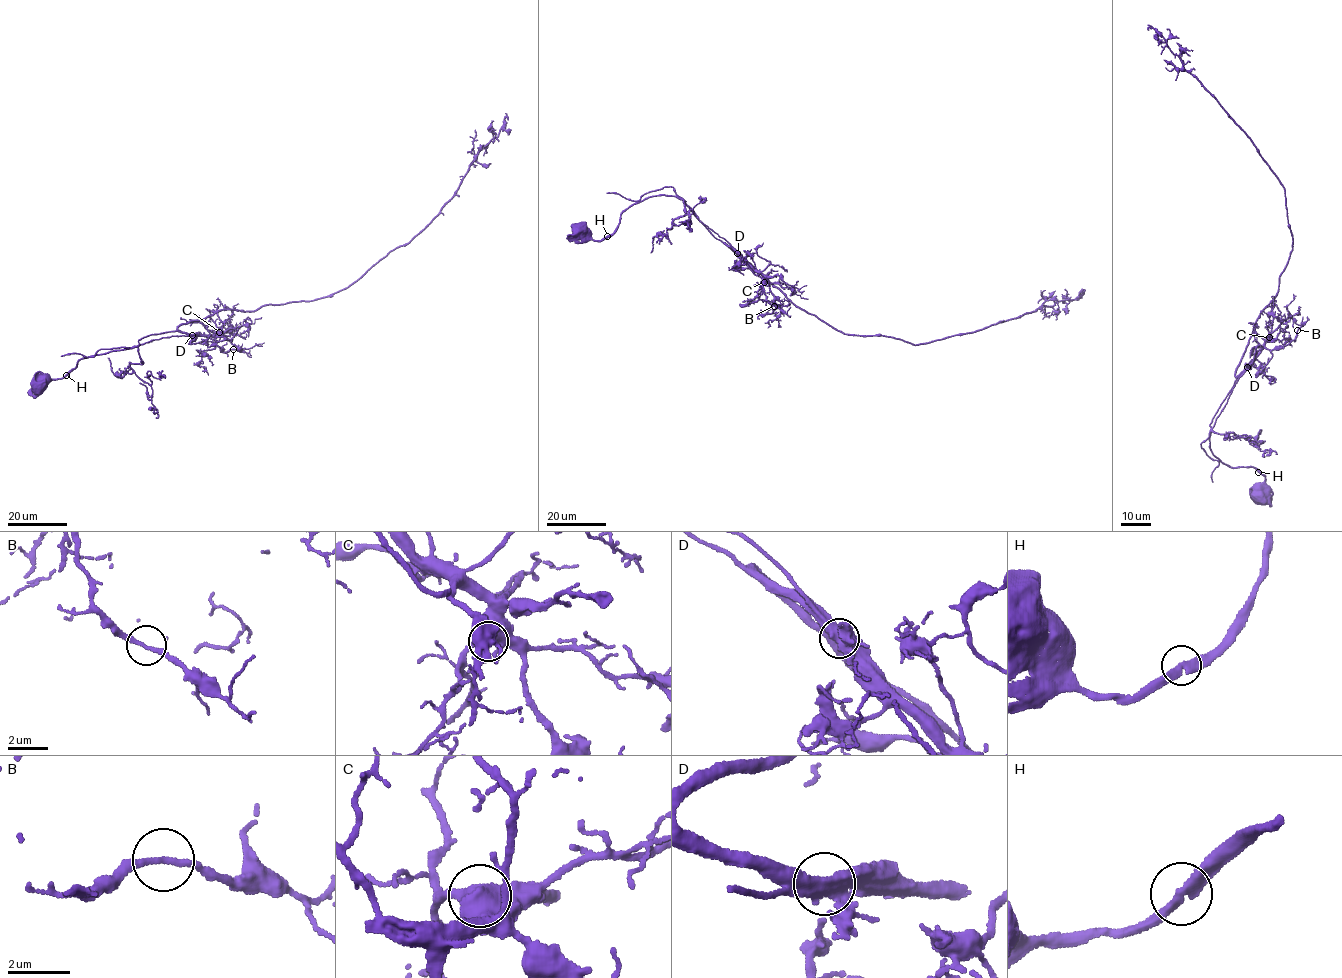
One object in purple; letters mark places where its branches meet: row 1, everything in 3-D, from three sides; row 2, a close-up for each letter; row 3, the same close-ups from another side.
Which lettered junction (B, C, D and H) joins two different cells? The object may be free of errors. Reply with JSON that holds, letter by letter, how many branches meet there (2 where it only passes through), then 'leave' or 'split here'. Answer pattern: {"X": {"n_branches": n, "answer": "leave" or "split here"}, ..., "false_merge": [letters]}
{"B": {"n_branches": 2, "answer": "leave"}, "C": {"n_branches": 3, "answer": "leave"}, "D": {"n_branches": 2, "answer": "split here"}, "H": {"n_branches": 2, "answer": "leave"}, "false_merge": ["D"]}

